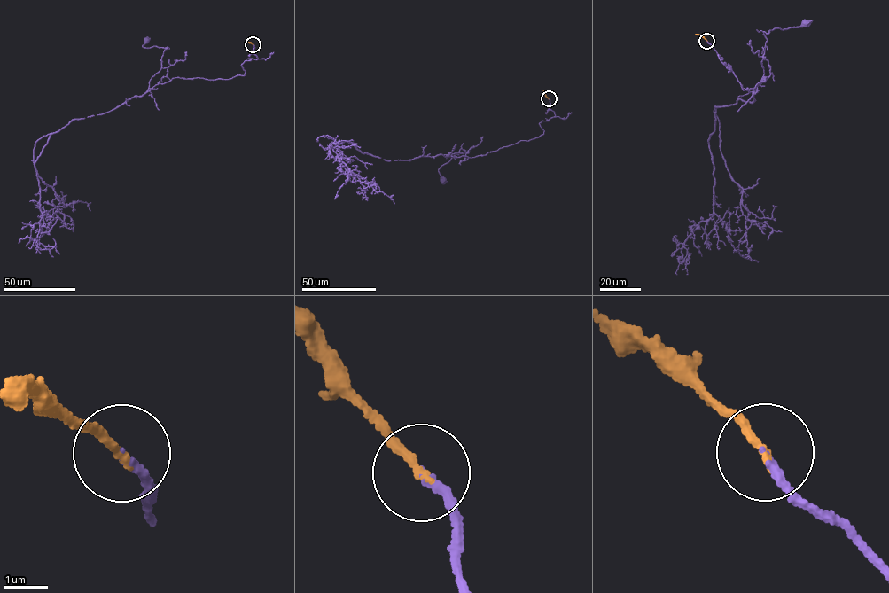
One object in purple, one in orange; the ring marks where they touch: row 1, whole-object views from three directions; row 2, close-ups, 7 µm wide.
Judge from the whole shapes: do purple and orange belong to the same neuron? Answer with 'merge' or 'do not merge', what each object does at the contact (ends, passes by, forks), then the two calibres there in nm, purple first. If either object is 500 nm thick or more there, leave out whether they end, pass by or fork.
merge; purple ends there; orange ends there; 180 nm thick on the purple side, 200 nm on the other

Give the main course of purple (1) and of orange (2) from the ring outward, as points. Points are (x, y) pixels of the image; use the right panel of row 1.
1: (706, 41), (749, 92), (767, 77), (759, 82), (764, 73), (763, 32), (806, 24)
2: (706, 41), (695, 34)

